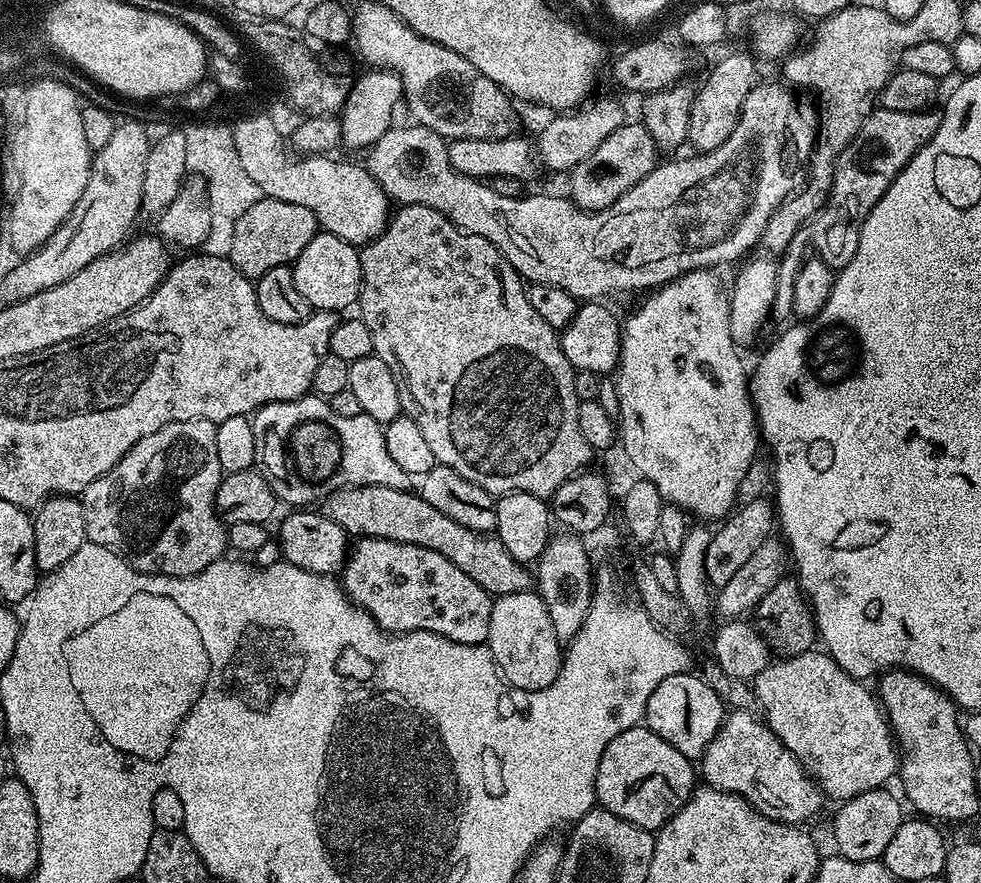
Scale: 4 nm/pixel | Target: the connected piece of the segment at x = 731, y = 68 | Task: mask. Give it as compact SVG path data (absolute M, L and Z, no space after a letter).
M724 56L708 72L704 81L699 81L694 106L690 106L690 126L687 143L693 144L697 153L713 152L734 134L734 126L738 126L738 118L742 110L742 102L746 102L746 94L756 87L755 59L747 60L744 56Z

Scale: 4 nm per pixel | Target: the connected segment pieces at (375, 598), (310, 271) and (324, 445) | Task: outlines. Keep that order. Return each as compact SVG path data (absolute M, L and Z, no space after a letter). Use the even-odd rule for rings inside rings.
M360 538L351 545L342 569L342 587L356 607L368 612L383 632L433 632L463 644L483 644L490 634L490 610L493 597L489 596L474 578L462 574L450 558L442 558L434 550L422 546L399 544L393 540Z
M320 230L314 238L298 254L295 264L291 265L294 274L294 286L302 293L302 298L312 304L313 309L322 312L343 313L343 308L348 308L360 299L360 285L364 282L360 253L357 245L346 242L334 234Z
M315 394L299 396L297 400L274 402L257 408L251 417L254 426L254 450L256 451L255 467L263 471L277 501L284 500L288 506L312 506L323 502L331 492L339 488L357 488L373 484L390 486L394 490L405 490L409 487L410 477L402 466L394 463L386 450L384 429L374 418L366 415L354 418L342 418L342 414L332 412L331 403L325 397Z

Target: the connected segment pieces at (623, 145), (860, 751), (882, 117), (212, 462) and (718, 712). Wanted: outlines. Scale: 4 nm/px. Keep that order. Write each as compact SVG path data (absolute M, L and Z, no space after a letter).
M626 122L622 126L618 126L618 130L614 130L614 134L605 138L602 146L598 146L598 150L594 150L594 154L590 154L590 158L586 158L586 162L578 162L578 166L572 168L567 177L567 180L569 179L567 195L572 203L578 205L582 210L601 212L614 202L618 202L618 198L622 198L622 194L626 194L626 190L630 190L638 182L642 182L642 178L646 178L646 174L650 174L656 168L657 163L656 143L654 138L650 138L643 123Z
M813 650L811 652L803 652L797 656L777 659L775 662L769 662L762 670L762 674L758 674L756 679L751 681L750 688L756 691L756 700L760 703L759 711L762 713L762 719L768 725L768 729L776 735L786 747L792 751L797 760L804 765L805 772L812 777L820 786L821 792L825 797L836 799L836 802L843 802L854 798L858 794L862 794L866 790L874 790L875 788L885 787L889 782L888 779L895 777L898 772L898 745L893 737L891 727L886 719L886 713L877 697L868 689L867 683L854 679L850 674L846 674L846 670L842 670L842 666L838 666L838 662L834 662L834 658L829 656L823 650Z
M877 107L868 115L866 122L862 122L858 134L854 134L852 141L840 152L839 158L836 159L836 169L832 175L832 189L828 195L827 202L824 203L824 209L809 222L807 228L798 230L798 234L792 239L790 246L784 249L779 257L776 269L778 290L772 303L771 319L773 321L784 320L783 322L788 322L793 319L794 282L798 282L798 270L804 265L806 259L804 251L808 248L808 240L820 251L817 252L819 259L825 260L833 270L846 267L858 250L860 231L870 214L870 210L874 210L874 206L878 206L882 194L886 194L886 190L890 190L890 182L894 182L894 178L898 178L898 174L907 166L910 158L914 158L914 154L918 154L918 150L922 145L935 134L940 125L940 118L941 113L936 110L903 112L902 110L886 110L885 108Z
M179 420L162 426L162 430L154 430L142 442L138 442L128 453L110 469L105 476L90 482L82 494L84 513L86 514L87 543L106 546L116 556L128 561L137 572L149 572L152 576L193 576L206 566L213 564L215 560L221 559L228 548L228 529L220 515L216 513L216 495L218 486L222 479L220 463L218 462L218 449L216 444L216 425L210 420Z
M686 671L662 678L654 694L650 694L650 702L646 702L643 723L651 732L658 734L658 738L670 742L678 754L696 762L724 724L726 707L719 694L702 677L692 675L691 671Z

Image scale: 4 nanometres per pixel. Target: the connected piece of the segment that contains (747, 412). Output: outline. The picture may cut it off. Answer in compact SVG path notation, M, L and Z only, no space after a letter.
M699 268L693 272L687 272L684 276L679 276L676 280L671 280L669 284L663 285L655 290L649 291L643 297L644 301L632 312L629 320L625 319L622 324L620 334L620 362L618 365L618 375L615 377L616 392L620 396L620 419L618 421L618 440L624 444L624 452L628 455L628 460L637 468L639 475L643 479L654 482L658 486L658 492L665 502L677 504L684 509L689 517L701 516L701 521L720 522L725 519L737 507L736 495L738 488L742 486L742 478L750 470L750 466L758 459L756 447L761 447L762 437L756 418L756 406L752 402L750 391L750 376L744 372L744 364L740 361L738 342L730 334L730 292L722 281L716 277L715 271Z

